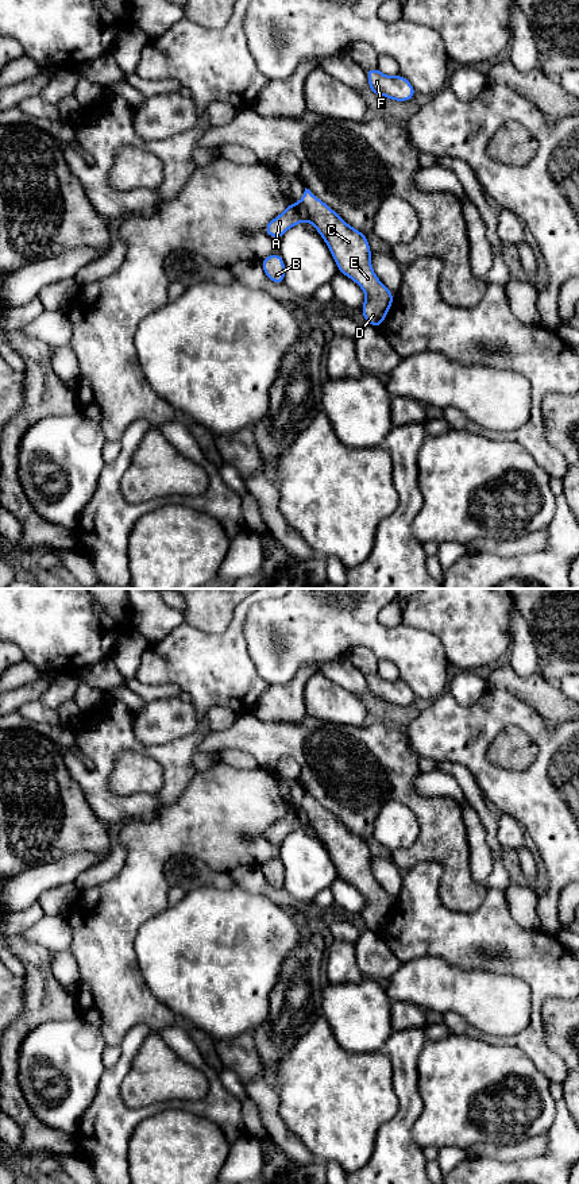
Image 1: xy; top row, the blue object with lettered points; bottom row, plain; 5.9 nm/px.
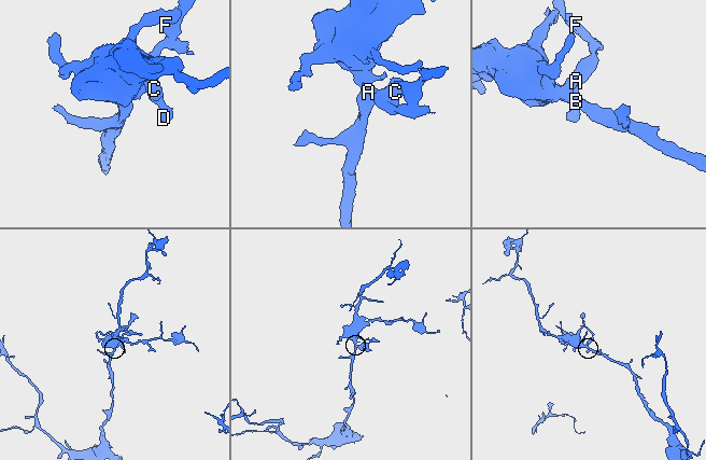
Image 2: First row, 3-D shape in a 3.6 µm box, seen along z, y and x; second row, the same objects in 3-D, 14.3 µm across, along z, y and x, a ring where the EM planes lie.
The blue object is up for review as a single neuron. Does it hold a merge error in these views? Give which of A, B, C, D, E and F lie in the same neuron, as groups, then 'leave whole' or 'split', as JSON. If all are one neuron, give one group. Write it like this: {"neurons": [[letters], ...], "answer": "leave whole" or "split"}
{"neurons": [["A", "B"], ["C", "D", "E", "F"]], "answer": "split"}

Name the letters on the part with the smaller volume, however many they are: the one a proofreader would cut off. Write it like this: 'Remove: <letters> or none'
Remove: C, D, E, F

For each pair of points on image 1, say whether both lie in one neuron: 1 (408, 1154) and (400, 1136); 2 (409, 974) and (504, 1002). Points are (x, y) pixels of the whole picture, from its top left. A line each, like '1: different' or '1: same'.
1: same
2: same

